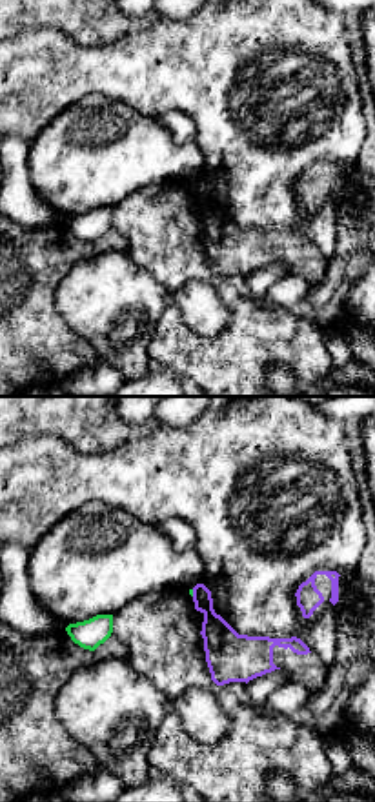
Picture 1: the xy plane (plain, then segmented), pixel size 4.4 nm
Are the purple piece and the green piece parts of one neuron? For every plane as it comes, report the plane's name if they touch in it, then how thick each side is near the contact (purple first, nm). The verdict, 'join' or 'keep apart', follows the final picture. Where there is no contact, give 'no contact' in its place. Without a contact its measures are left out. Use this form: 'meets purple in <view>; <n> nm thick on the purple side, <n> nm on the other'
meets purple in xy; 160 nm thick on the purple side, 20 nm on the other

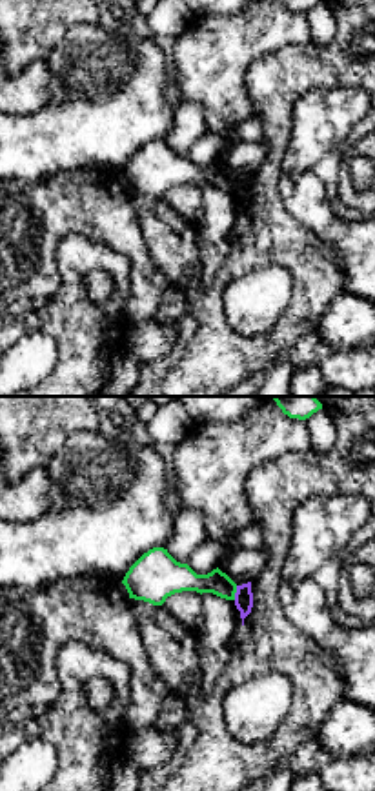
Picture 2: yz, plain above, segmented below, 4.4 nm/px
meets purple in yz; 80 nm thick on the purple side, 110 nm on the other

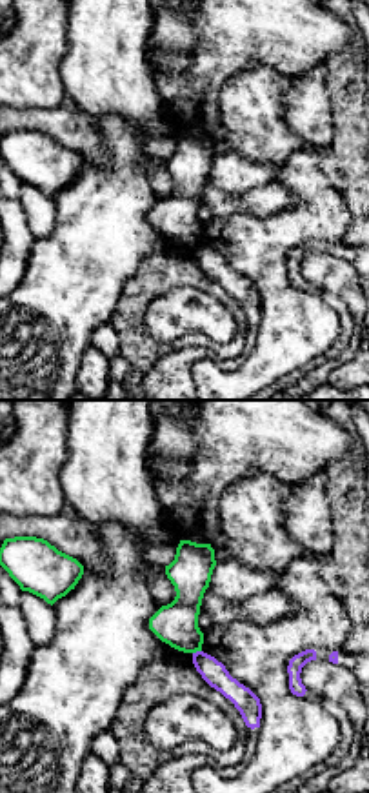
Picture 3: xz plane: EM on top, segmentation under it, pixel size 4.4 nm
meets purple in xz; 110 nm thick on the purple side, 190 nm on the other

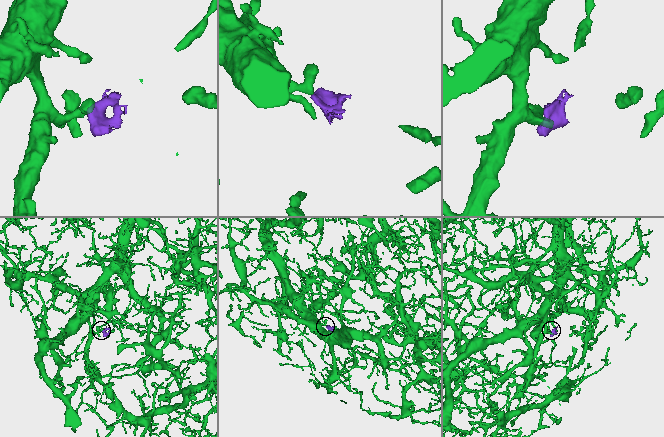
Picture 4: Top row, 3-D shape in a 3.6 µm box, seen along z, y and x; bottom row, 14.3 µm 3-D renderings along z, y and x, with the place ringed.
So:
keep apart

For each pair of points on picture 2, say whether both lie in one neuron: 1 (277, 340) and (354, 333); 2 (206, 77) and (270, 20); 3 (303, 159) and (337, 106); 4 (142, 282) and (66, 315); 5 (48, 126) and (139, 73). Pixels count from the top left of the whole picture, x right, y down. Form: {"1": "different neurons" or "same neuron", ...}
{"1": "different neurons", "2": "same neuron", "3": "same neuron", "4": "different neurons", "5": "same neuron"}

